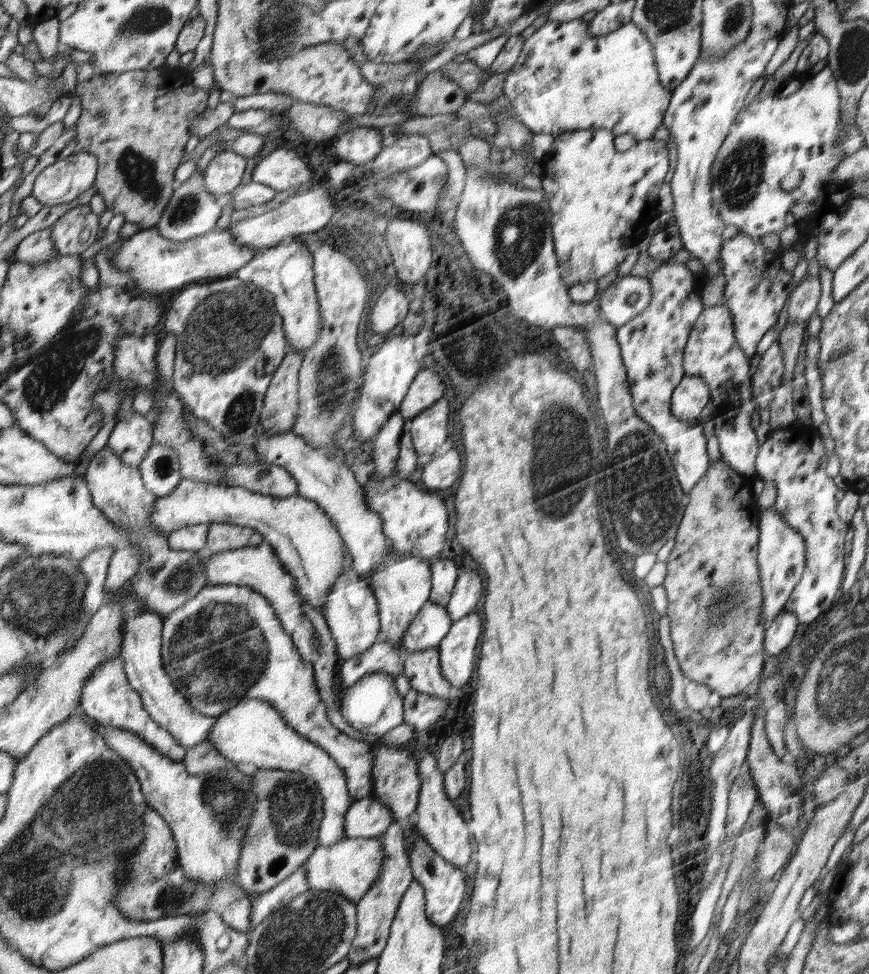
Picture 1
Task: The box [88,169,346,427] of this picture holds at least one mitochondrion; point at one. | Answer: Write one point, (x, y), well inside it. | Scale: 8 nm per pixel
(228, 327)

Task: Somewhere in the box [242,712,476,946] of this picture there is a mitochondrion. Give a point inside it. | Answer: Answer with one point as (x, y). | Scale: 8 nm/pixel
(291, 803)

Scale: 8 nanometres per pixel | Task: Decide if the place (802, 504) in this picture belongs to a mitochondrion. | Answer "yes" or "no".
yes

